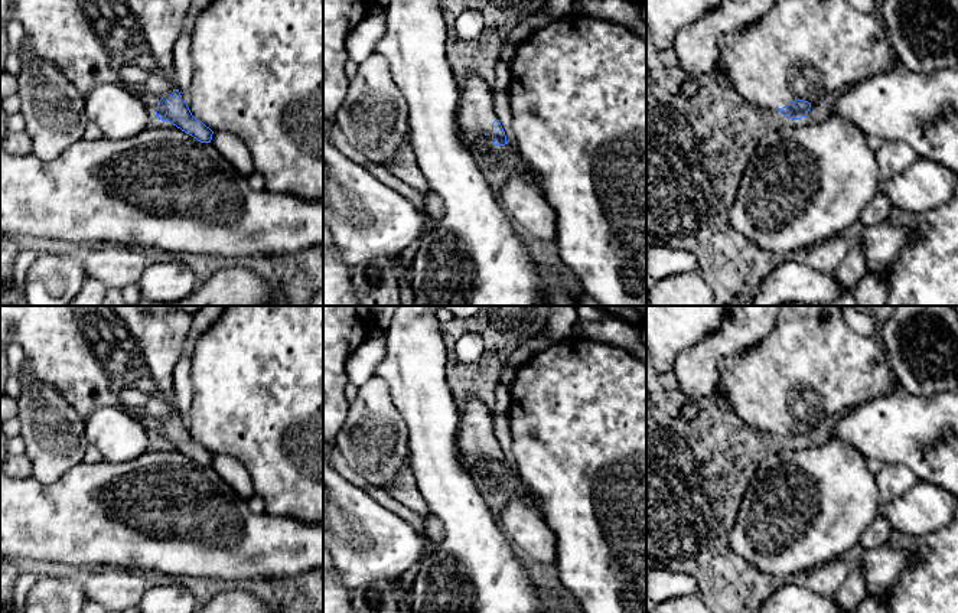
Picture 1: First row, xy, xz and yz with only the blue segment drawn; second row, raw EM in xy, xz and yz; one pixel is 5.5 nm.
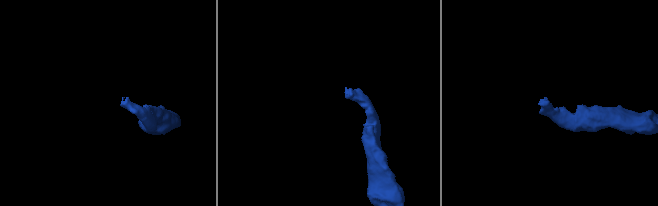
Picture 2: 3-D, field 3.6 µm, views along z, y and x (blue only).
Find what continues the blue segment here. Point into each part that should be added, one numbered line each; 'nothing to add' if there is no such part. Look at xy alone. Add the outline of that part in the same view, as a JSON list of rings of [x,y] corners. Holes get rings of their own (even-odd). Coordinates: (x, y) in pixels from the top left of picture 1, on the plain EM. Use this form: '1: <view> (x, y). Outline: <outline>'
1: xy (123, 356). Outline: [[[0,306],[0,342],[17,343],[25,353],[20,385],[55,388],[84,418],[102,407],[114,407],[136,418],[156,438],[157,425],[177,413],[173,369],[192,327],[192,314],[177,306]]]

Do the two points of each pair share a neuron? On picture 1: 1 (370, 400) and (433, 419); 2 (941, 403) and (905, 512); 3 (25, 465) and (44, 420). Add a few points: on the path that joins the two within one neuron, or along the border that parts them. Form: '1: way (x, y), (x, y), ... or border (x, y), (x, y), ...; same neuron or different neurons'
1: border (380, 377), (388, 387), (409, 439); different neurons
2: border (918, 479), (928, 481), (942, 489); different neurons
3: border (25, 453), (31, 462), (32, 475); different neurons

